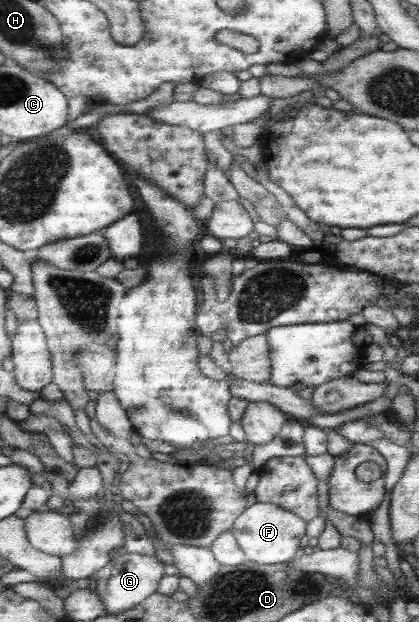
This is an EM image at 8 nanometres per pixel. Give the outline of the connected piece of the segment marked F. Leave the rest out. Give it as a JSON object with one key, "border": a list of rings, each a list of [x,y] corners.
{"border":[[[256,502],[244,509],[232,525],[237,546],[248,561],[258,564],[280,564],[295,560],[300,539],[305,535],[307,522],[297,514],[269,502]]]}

